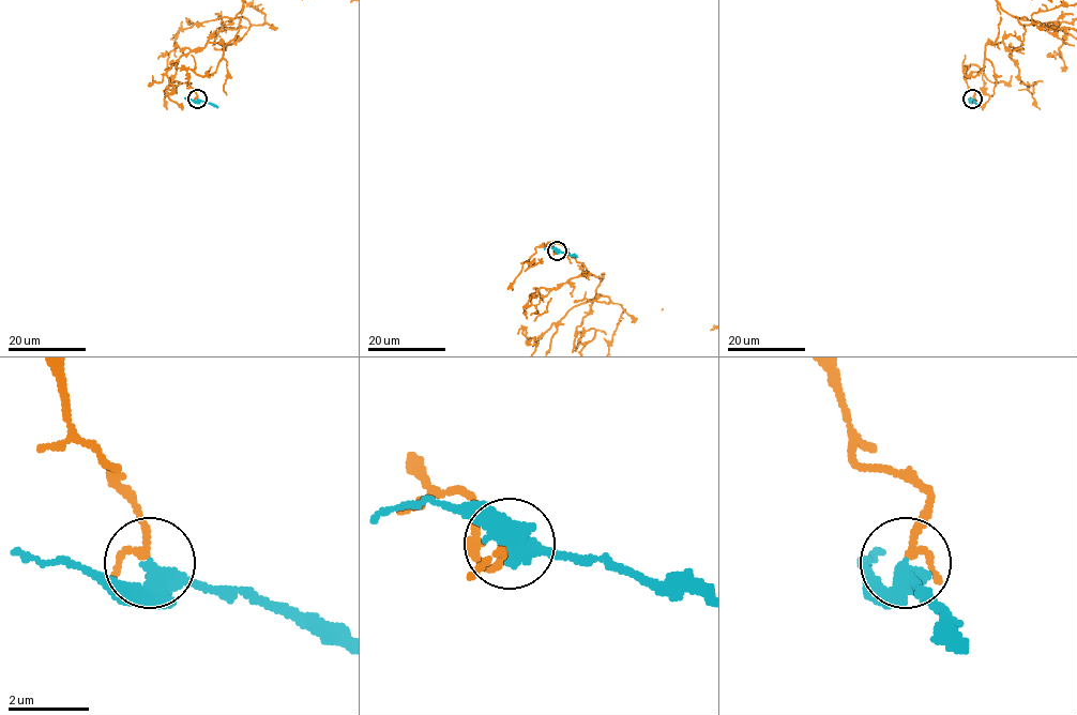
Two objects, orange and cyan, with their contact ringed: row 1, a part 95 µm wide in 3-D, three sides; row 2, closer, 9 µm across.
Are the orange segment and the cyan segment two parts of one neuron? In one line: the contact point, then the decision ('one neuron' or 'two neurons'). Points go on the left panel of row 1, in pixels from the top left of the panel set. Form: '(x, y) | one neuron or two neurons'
(197, 99) | one neuron

